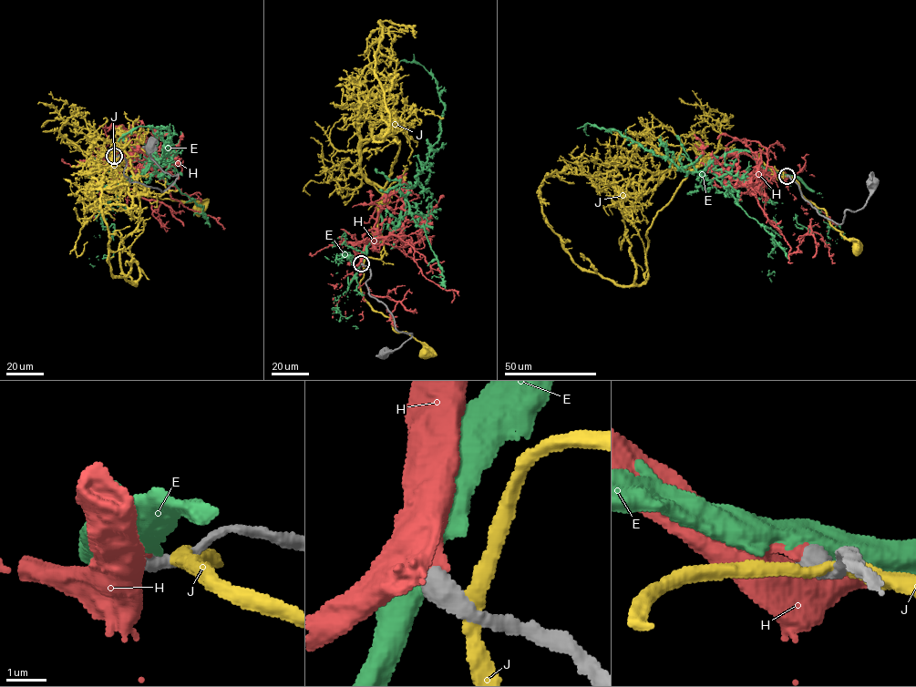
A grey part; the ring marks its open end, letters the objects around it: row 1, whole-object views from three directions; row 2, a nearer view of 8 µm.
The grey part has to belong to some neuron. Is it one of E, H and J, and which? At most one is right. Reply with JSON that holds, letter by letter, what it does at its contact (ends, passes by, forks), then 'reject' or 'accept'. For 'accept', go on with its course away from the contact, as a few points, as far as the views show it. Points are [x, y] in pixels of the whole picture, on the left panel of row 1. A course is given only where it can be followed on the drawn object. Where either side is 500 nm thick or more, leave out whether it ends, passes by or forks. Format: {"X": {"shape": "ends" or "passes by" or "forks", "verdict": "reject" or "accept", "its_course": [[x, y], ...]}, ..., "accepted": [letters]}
{"E": {"verdict": "reject"}, "H": {"verdict": "accept", "its_course": [[115, 156], [114, 151], [142, 174], [159, 177], [170, 197], [214, 217], [225, 228]]}, "J": {"shape": "passes by", "verdict": "reject"}, "accepted": ["H"]}

